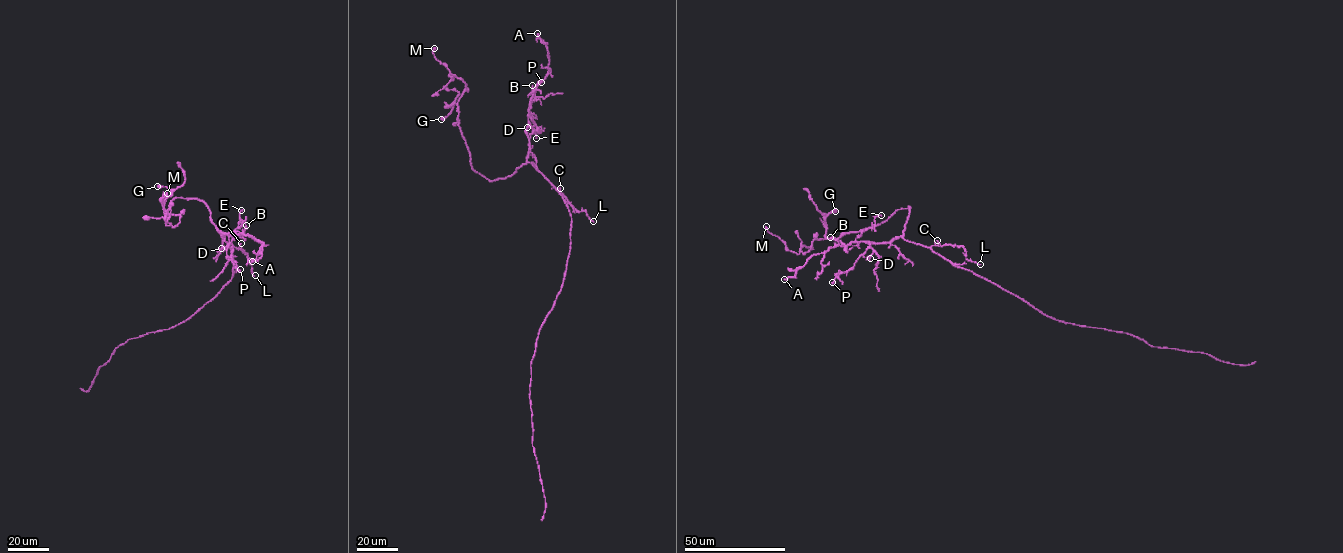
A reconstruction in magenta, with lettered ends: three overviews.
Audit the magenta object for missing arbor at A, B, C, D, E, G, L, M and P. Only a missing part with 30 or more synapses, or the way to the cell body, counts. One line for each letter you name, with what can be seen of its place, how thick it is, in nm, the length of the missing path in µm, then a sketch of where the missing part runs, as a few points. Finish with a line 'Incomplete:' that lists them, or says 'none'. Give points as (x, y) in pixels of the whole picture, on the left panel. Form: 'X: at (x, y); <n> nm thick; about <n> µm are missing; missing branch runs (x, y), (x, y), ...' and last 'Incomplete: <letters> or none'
Incomplete: none

